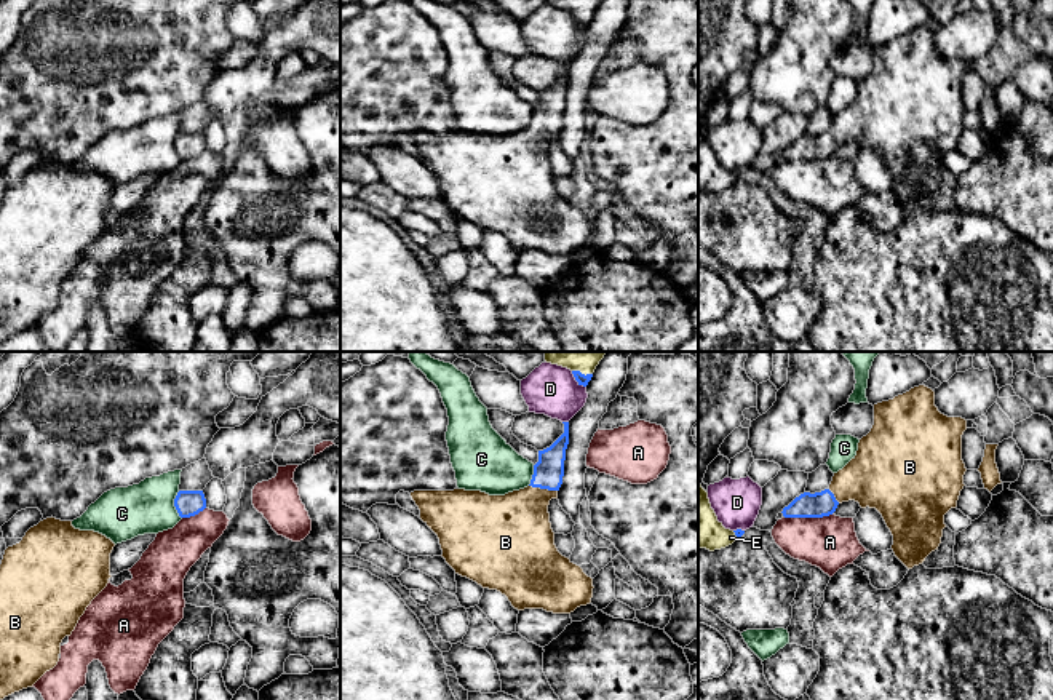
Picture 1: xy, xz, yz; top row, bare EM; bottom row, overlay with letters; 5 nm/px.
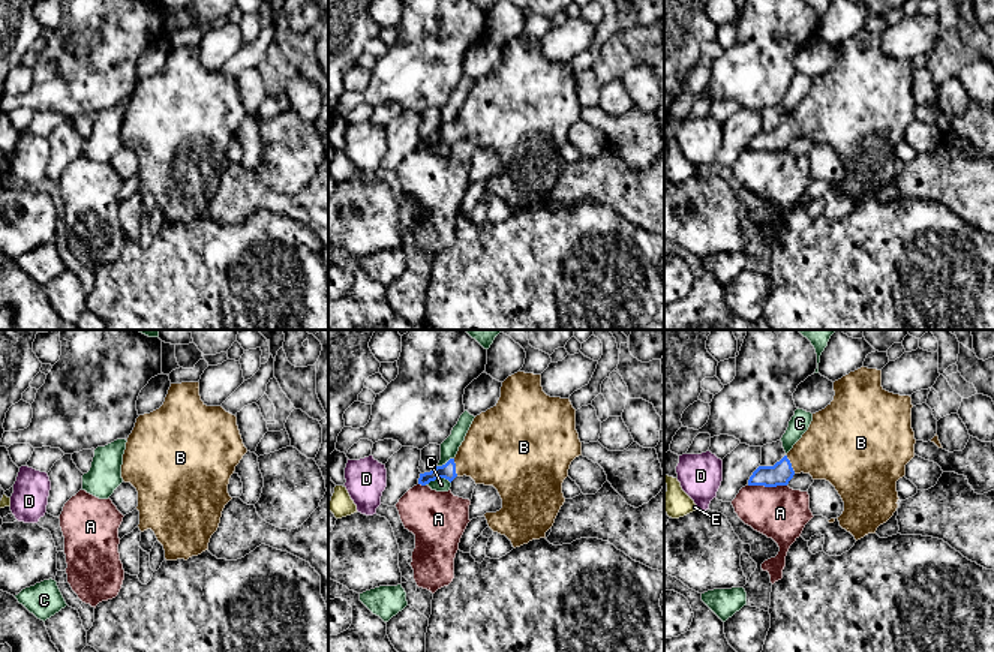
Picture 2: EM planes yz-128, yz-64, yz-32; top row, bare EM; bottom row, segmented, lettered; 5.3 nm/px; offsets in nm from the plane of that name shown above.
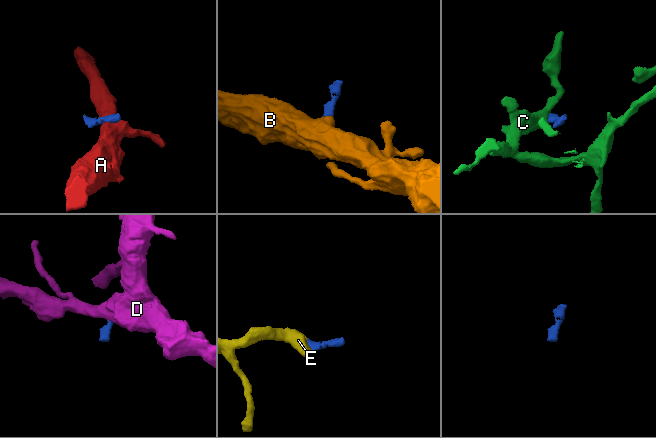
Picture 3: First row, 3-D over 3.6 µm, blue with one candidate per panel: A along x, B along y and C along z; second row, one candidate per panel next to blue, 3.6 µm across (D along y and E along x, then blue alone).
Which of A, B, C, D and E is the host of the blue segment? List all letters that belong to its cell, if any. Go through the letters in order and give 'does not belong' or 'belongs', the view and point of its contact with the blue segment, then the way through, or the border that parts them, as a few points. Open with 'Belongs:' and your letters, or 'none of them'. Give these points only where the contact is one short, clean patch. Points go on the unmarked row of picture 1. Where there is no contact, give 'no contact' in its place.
Belongs: B, E
A: does not belong | yz (809, 159) | along yz (833, 154), (823, 159), (785, 160)
B: belongs | xz (544, 130) | across xz (548, 114), (544, 130), (515, 170)
C: does not belong | xy (174, 147) | along xy (178, 133), (174, 151), (181, 160)
D: does not belong | xz (577, 23) | along xz (571, 13), (585, 29)
E: belongs | xz (582, 16) | across xz (582, 21), (582, 16), (584, 7)

